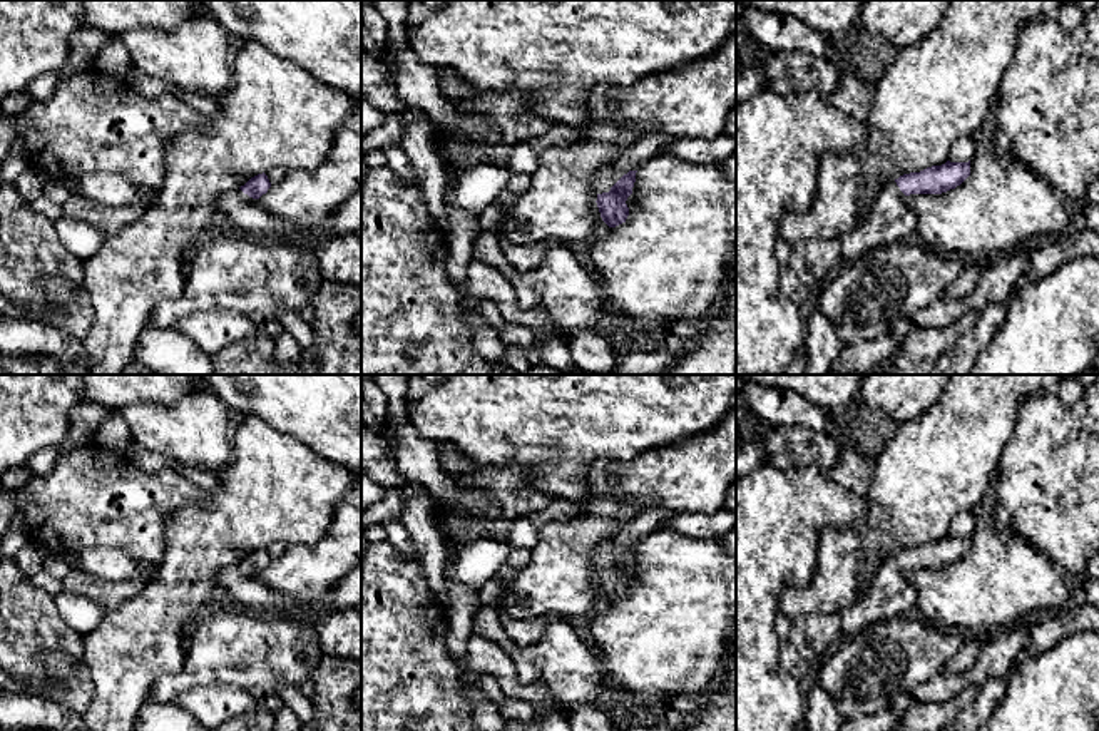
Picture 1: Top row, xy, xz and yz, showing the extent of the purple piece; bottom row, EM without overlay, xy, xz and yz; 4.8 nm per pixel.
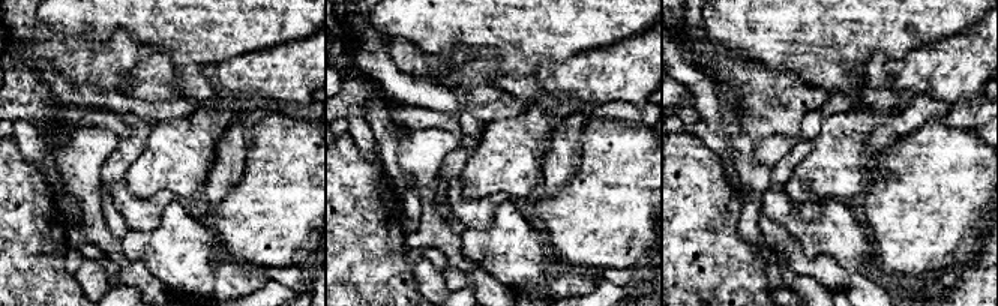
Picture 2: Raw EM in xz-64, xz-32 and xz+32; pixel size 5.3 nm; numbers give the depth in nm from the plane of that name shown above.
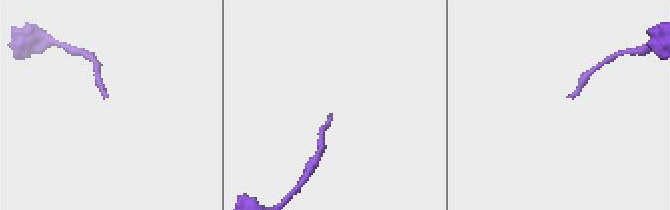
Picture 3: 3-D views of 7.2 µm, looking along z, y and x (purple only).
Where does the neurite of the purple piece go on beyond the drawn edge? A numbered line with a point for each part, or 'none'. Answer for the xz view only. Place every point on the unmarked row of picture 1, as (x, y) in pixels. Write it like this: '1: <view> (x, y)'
1: xz (651, 519)

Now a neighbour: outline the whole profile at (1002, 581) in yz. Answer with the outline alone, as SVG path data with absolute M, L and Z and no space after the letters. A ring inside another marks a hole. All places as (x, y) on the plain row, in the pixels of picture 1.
M975 525L970 550L955 564L942 569L910 569L905 579L915 587L917 607L925 621L965 636L989 636L1069 607L1069 592L1062 572L1014 529Z

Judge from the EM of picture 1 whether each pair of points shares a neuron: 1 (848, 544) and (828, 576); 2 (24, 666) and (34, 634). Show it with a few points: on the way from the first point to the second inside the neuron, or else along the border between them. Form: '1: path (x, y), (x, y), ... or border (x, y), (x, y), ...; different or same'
1: path (840, 551), (837, 554), (837, 567); same
2: path (24, 658), (25, 643); same

